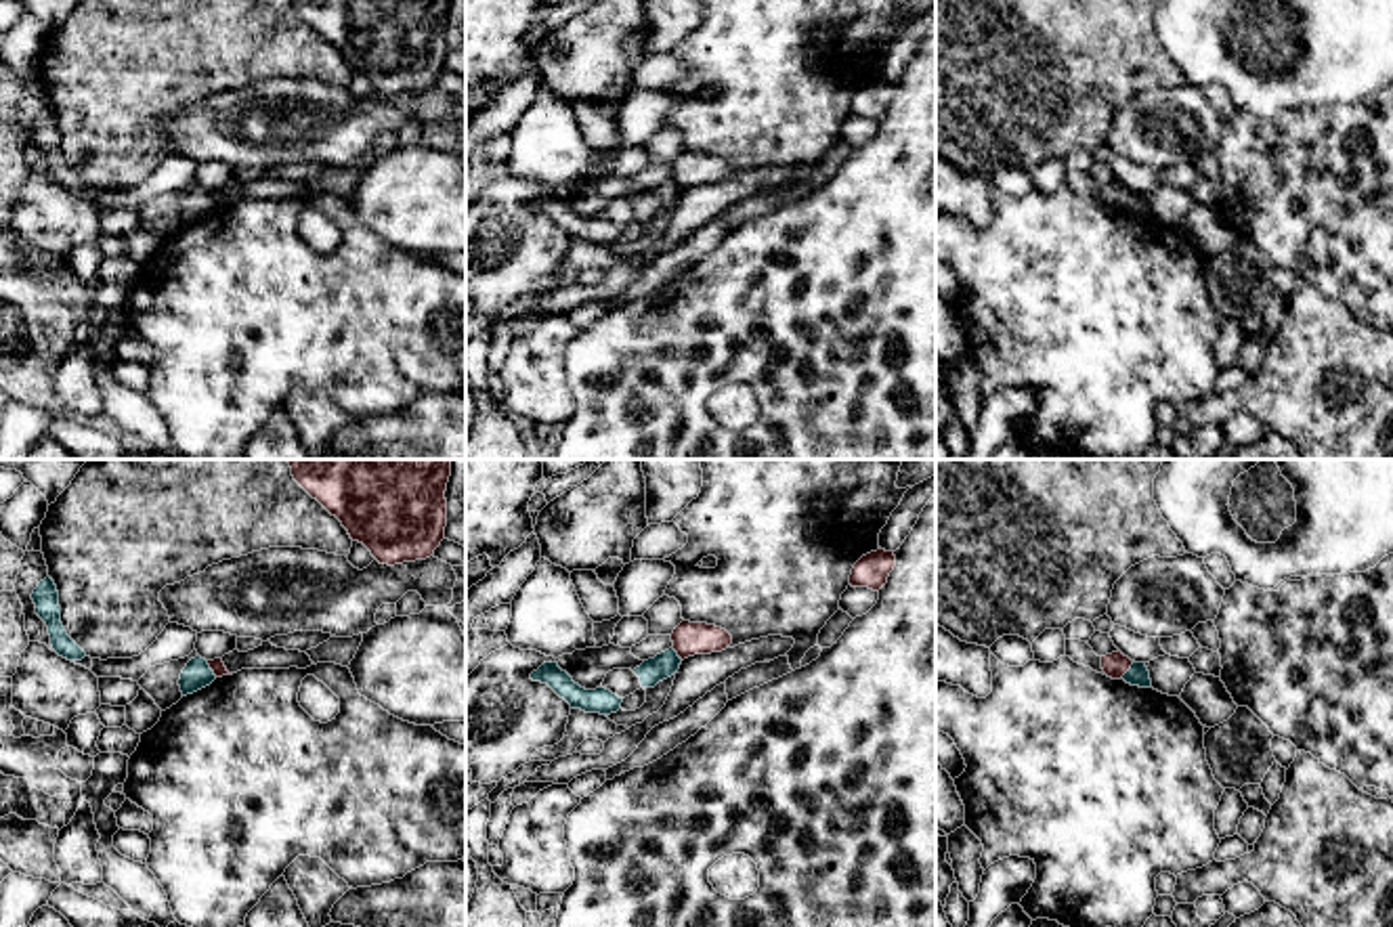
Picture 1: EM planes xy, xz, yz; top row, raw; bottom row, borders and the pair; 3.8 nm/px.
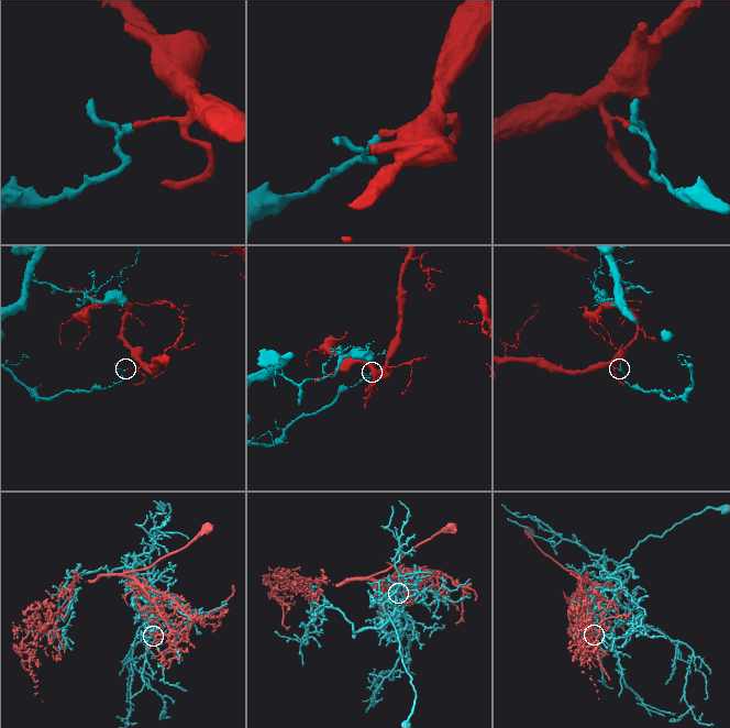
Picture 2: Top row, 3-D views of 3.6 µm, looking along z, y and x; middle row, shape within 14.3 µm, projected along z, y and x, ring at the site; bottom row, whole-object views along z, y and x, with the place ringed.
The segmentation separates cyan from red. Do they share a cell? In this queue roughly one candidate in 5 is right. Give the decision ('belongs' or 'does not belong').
does not belong

